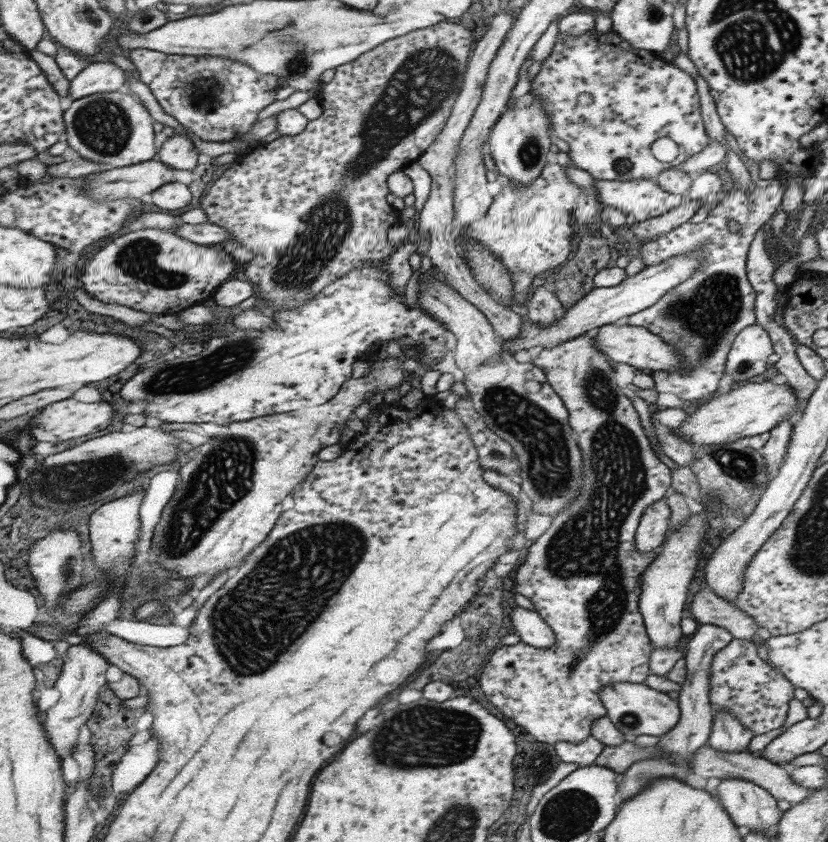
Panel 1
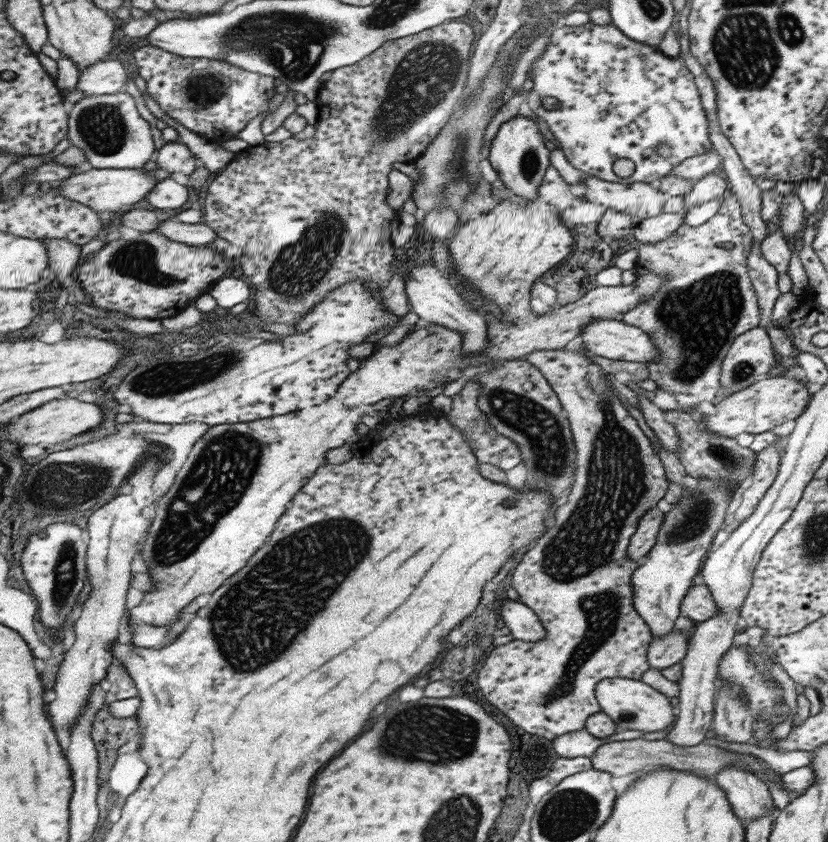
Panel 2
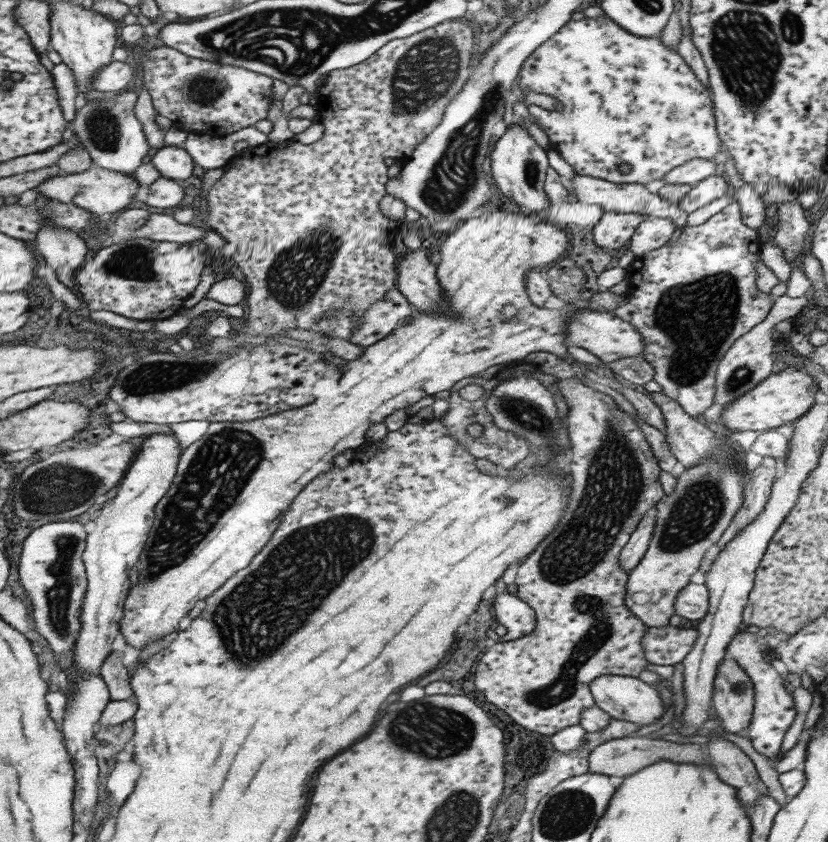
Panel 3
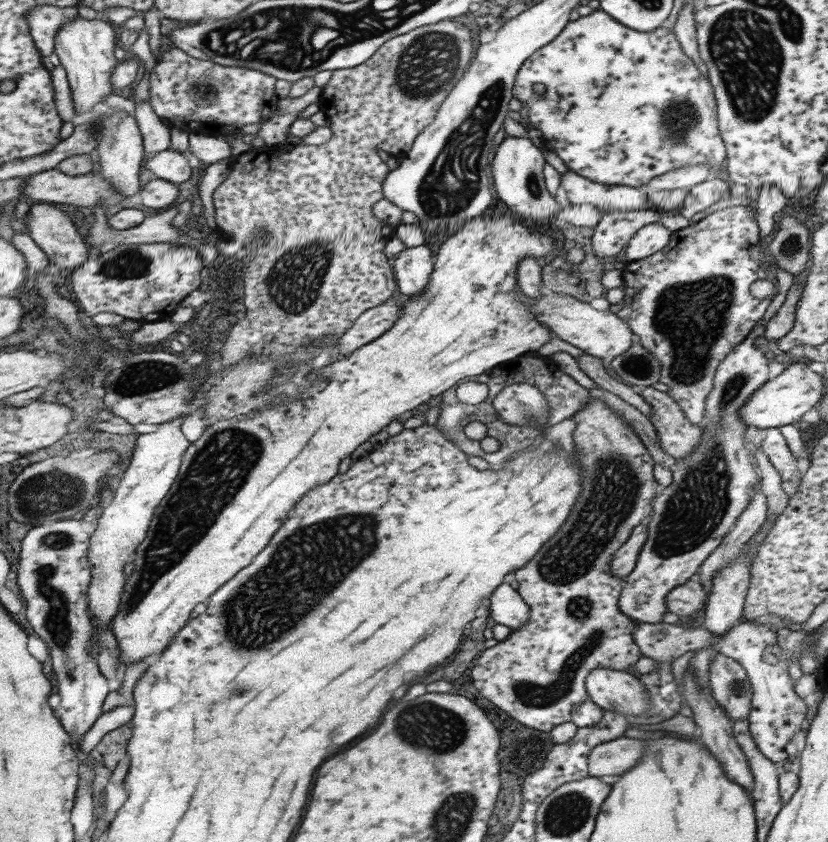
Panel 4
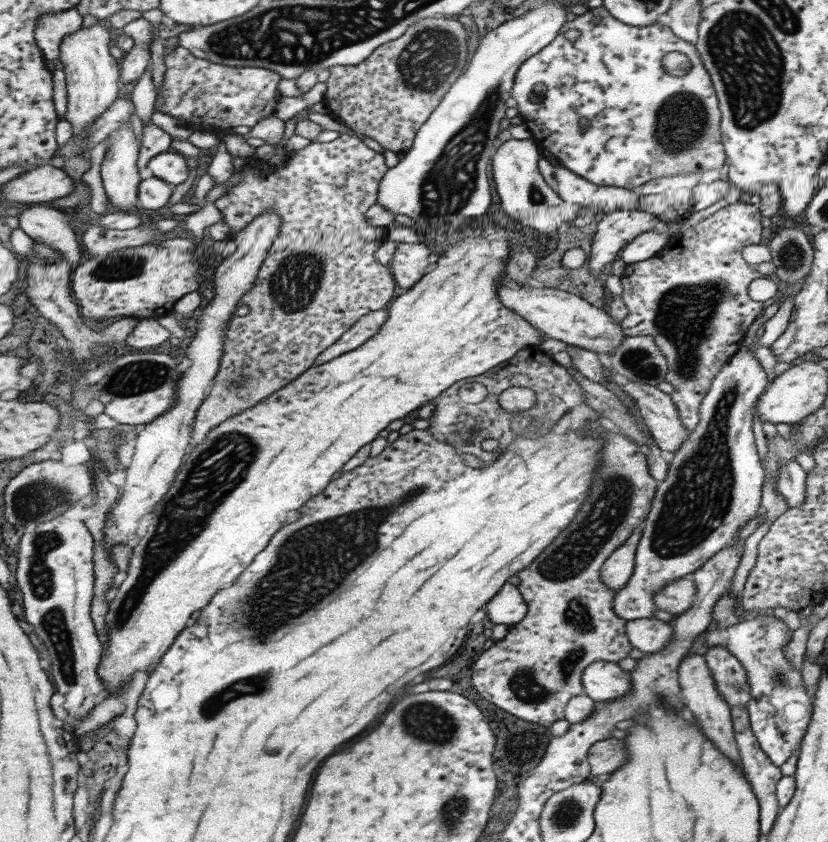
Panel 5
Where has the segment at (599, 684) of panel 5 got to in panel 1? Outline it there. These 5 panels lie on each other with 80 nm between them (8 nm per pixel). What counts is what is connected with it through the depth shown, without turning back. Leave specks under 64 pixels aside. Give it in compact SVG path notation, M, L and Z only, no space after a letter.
M613 683L600 690L600 701L605 707L607 718L626 741L633 741L639 735L660 737L669 732L679 718L678 701L666 693L655 691L644 683Z

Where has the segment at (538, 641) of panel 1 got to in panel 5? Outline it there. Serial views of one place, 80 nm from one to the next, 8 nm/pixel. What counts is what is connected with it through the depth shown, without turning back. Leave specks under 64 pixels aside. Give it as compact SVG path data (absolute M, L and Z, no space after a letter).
M505 583L505 586L489 600L487 618L492 624L517 624L526 613L526 602L522 599L517 587Z

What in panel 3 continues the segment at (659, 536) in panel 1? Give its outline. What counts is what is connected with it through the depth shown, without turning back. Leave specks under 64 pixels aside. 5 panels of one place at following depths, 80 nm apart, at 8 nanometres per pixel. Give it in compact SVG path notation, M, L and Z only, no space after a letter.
M654 510L647 512L644 517L637 523L637 527L628 541L621 547L618 554L618 564L624 570L629 572L641 560L646 546L649 544L651 535L653 534L653 526L655 520Z

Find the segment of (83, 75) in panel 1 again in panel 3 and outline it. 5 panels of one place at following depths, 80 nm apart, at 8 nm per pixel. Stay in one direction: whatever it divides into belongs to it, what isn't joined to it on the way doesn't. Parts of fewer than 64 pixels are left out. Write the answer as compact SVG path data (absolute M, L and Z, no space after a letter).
M111 61L103 67L92 80L92 90L97 92L122 92L128 89L132 80L133 70L129 61L120 63Z

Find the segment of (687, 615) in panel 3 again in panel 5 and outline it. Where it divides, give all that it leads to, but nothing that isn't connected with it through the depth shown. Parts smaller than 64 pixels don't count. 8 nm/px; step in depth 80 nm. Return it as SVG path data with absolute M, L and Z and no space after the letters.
M683 578L672 580L672 583L667 583L652 596L653 604L656 610L680 615L689 608L694 592L694 584L691 581Z

